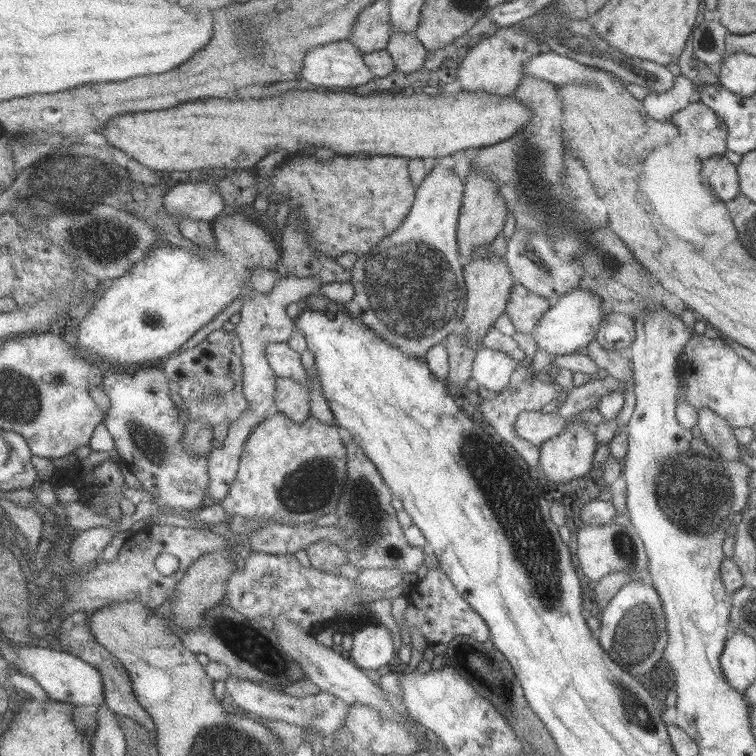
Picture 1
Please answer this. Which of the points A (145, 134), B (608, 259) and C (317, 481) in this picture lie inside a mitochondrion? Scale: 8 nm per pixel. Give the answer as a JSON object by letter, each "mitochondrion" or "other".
{"A":"other","B":"mitochondrion","C":"mitochondrion"}

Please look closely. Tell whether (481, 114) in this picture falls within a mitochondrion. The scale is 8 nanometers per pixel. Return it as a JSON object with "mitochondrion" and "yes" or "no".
{"mitochondrion":"no"}

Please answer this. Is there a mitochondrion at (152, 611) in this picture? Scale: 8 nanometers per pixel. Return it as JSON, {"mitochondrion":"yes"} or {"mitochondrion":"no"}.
{"mitochondrion":"no"}

